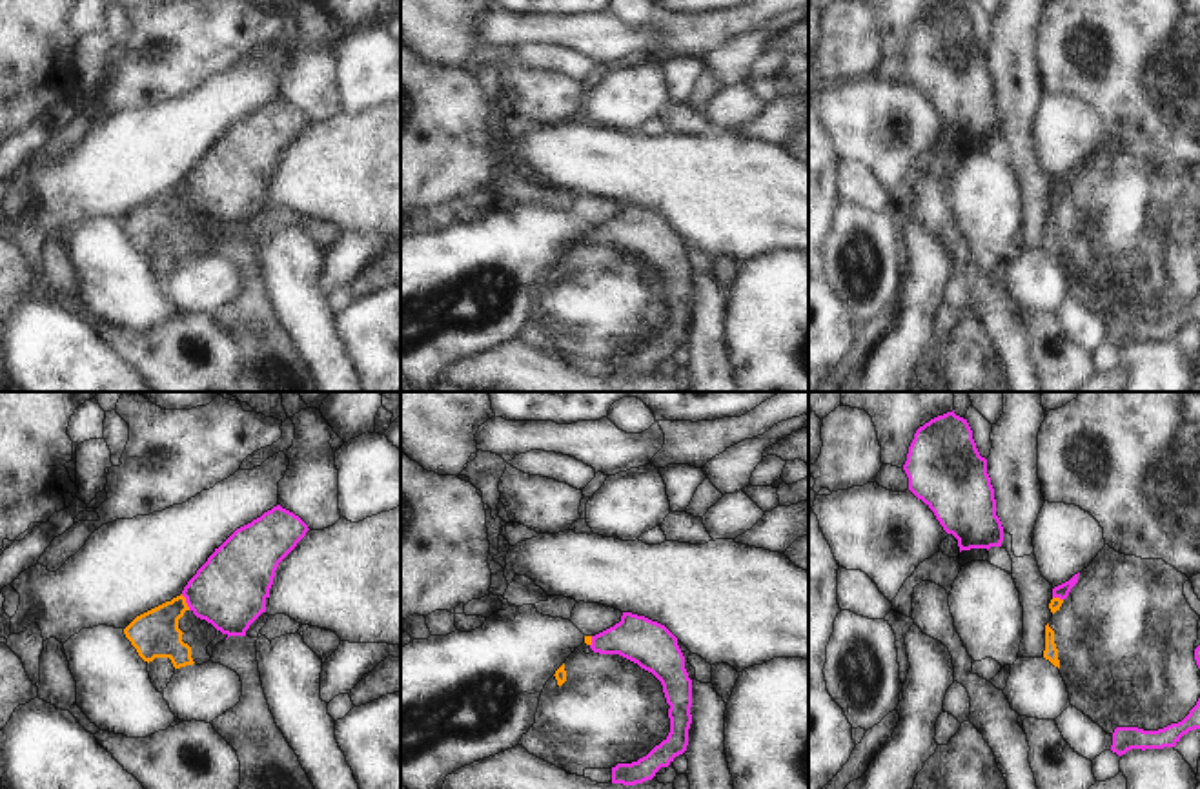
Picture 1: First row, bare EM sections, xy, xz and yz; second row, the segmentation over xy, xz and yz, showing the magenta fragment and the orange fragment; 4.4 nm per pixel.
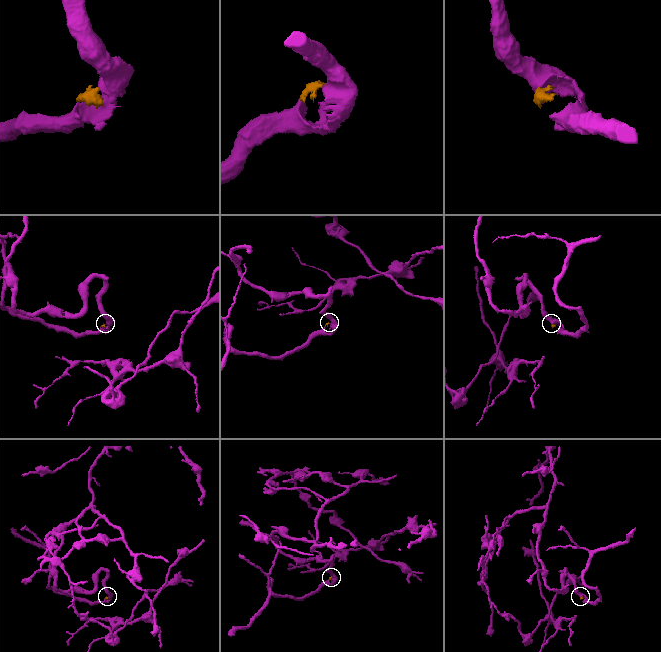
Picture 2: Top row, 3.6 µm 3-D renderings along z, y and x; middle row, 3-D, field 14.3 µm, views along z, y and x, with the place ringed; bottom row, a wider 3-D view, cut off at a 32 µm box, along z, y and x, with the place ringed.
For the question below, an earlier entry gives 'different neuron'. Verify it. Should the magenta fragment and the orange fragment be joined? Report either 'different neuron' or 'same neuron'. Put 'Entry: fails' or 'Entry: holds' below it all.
different neuron
Entry: holds

